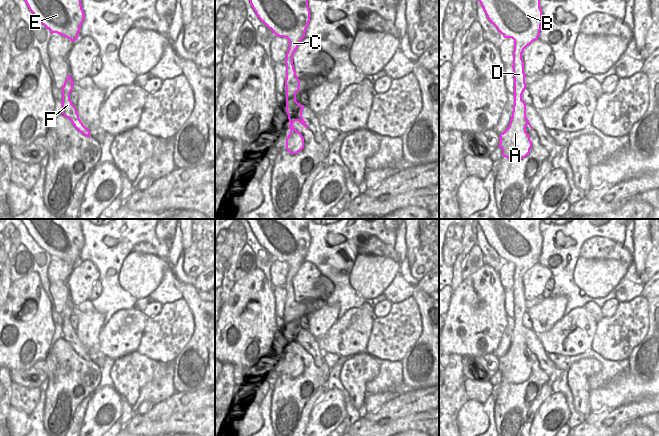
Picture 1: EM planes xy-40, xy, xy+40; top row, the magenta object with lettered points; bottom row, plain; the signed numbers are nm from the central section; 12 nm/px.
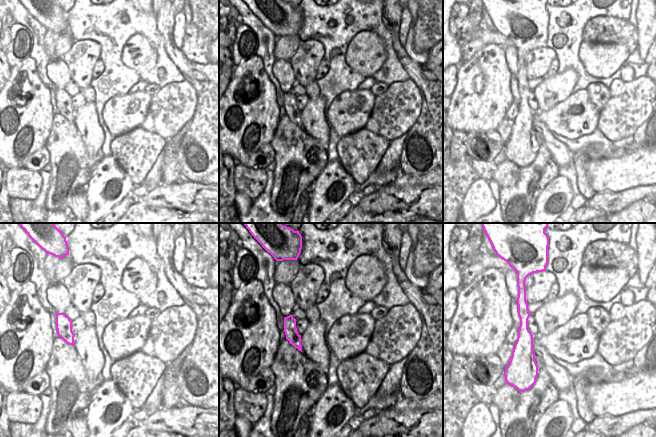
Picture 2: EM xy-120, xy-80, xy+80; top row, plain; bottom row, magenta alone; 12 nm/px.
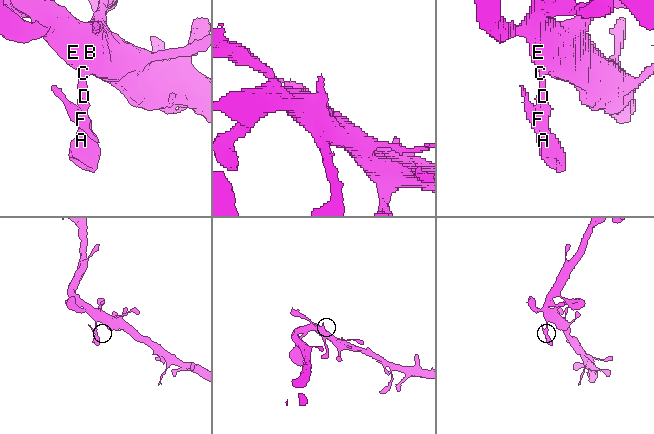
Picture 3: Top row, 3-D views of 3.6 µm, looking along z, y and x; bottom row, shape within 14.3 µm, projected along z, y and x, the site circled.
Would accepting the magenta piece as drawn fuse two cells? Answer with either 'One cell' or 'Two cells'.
Two cells

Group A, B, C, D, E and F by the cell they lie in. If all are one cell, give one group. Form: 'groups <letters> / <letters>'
groups A D F / B C E

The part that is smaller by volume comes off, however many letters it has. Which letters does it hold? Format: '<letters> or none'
A, D, F

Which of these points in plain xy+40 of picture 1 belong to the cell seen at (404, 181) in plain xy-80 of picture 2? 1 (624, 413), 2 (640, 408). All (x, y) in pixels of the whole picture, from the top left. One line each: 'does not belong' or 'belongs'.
1: belongs
2: belongs

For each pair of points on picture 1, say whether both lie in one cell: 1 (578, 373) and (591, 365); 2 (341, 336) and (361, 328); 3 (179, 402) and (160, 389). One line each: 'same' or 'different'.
1: same
2: same
3: different

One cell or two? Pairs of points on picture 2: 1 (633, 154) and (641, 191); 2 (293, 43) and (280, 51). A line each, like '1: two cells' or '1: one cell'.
1: two cells
2: one cell

